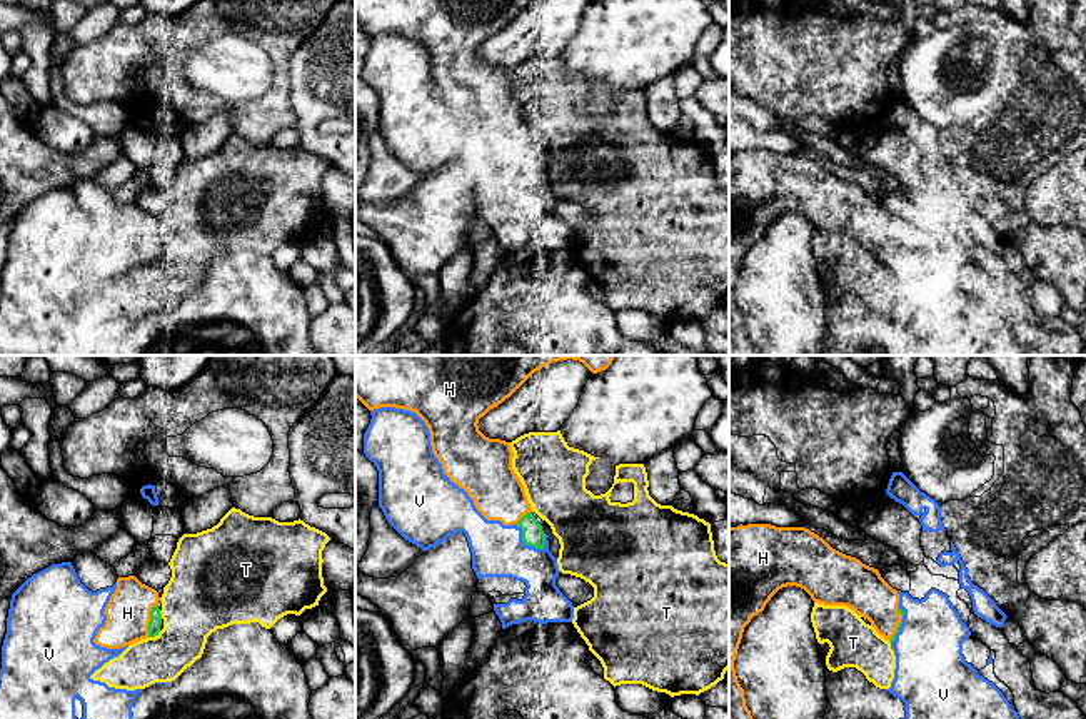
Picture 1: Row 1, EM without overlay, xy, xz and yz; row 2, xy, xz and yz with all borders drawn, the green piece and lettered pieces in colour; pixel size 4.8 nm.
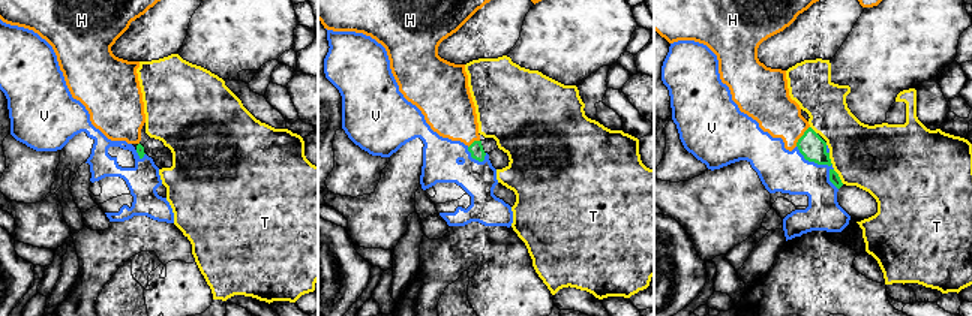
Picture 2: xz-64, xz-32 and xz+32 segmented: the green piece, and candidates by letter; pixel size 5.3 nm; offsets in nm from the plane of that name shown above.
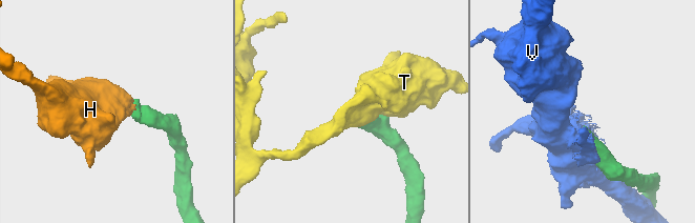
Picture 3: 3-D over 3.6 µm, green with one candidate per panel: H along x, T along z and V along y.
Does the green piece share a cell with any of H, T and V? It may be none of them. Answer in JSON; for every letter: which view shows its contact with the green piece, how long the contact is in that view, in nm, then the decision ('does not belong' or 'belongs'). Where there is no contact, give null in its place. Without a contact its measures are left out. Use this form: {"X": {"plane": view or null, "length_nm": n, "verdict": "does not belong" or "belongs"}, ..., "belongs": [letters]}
{"H": {"plane": "xy", "length_nm": 170, "verdict": "belongs"}, "T": {"plane": "xy", "length_nm": 70, "verdict": "does not belong"}, "V": {"plane": "xz", "length_nm": 190, "verdict": "does not belong"}, "belongs": ["H"]}

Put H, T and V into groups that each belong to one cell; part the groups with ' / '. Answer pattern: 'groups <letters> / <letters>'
groups H / T / V

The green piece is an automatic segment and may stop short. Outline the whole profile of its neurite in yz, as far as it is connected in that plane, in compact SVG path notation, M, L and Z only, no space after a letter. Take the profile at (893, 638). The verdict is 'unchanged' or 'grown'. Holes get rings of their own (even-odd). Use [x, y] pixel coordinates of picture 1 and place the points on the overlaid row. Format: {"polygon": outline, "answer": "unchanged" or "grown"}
{"polygon": "M771 524L729 527L729 719L752 719L734 669L744 627L764 611L779 589L787 586L804 589L814 602L852 609L889 642L896 641L902 626L904 611L897 607L899 594L881 577L879 571L832 549L809 529Z", "answer": "grown"}

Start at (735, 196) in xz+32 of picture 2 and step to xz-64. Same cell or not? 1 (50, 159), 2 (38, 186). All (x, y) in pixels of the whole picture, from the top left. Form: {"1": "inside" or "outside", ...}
{"1": "outside", "2": "outside"}

